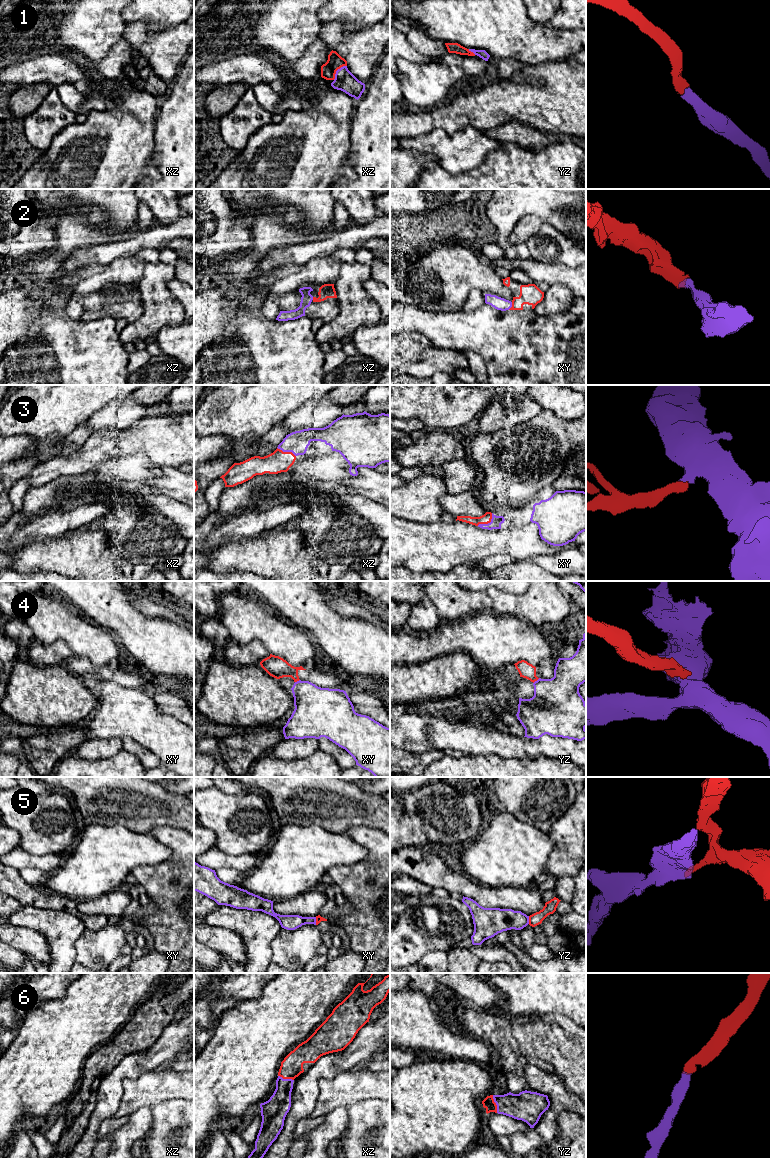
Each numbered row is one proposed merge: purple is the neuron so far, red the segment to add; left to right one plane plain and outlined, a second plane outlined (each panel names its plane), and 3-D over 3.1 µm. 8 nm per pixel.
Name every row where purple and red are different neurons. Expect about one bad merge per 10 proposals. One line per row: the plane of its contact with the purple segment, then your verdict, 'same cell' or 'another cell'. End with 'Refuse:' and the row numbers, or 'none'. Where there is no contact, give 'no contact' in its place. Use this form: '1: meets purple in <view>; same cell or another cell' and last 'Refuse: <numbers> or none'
1: meets purple in xz; same cell
2: meets purple in xy; same cell
3: meets purple in xy; same cell
4: meets purple in yz; another cell
5: meets purple in yz; another cell
6: meets purple in yz; same cell
Refuse: 4, 5

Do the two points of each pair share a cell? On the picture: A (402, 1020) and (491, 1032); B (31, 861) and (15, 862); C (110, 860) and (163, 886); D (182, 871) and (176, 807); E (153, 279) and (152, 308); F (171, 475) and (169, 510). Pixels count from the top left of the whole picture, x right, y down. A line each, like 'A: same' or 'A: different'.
A: different
B: same
C: different
D: different
E: same
F: different

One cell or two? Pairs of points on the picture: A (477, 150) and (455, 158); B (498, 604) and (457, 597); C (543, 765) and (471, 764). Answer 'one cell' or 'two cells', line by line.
A: one cell
B: two cells
C: one cell

